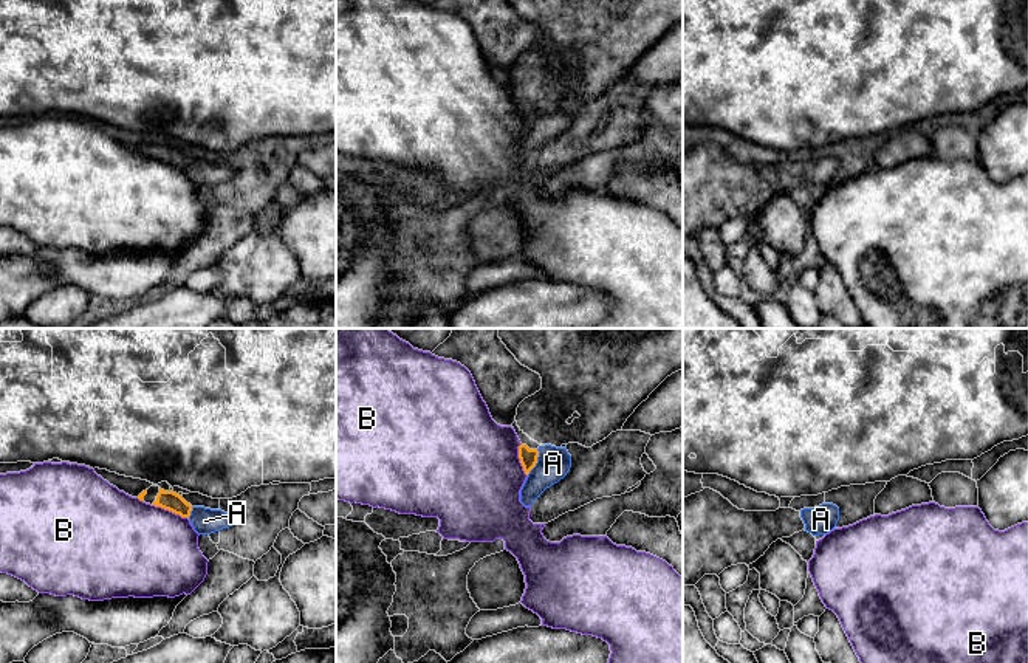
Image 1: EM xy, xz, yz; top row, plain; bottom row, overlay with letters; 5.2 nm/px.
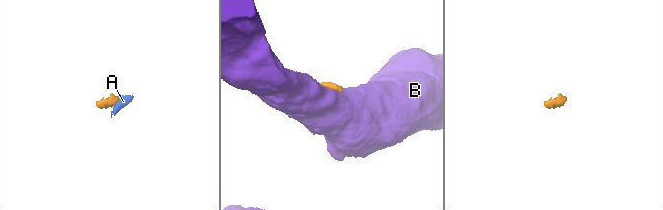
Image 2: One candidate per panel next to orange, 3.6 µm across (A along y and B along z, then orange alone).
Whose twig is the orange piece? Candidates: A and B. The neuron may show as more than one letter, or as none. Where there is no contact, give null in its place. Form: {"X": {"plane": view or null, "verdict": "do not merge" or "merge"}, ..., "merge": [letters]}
{"A": {"plane": "xz", "verdict": "merge"}, "B": {"plane": "xy", "verdict": "do not merge"}, "merge": ["A"]}

